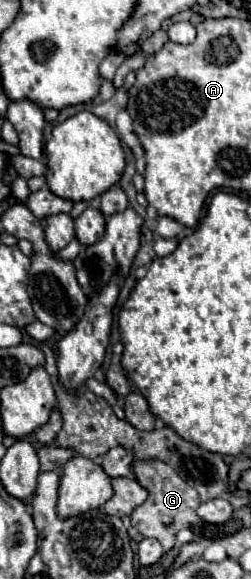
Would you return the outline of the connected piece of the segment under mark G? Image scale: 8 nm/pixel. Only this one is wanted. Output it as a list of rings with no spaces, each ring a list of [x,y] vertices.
[[[135,461],[133,471],[137,475],[137,481],[143,487],[147,487],[149,499],[131,513],[131,523],[143,537],[157,539],[163,545],[163,549],[169,551],[175,545],[175,533],[179,529],[189,527],[195,521],[199,523],[199,517],[197,517],[199,495],[167,463],[161,463],[161,461]]]

